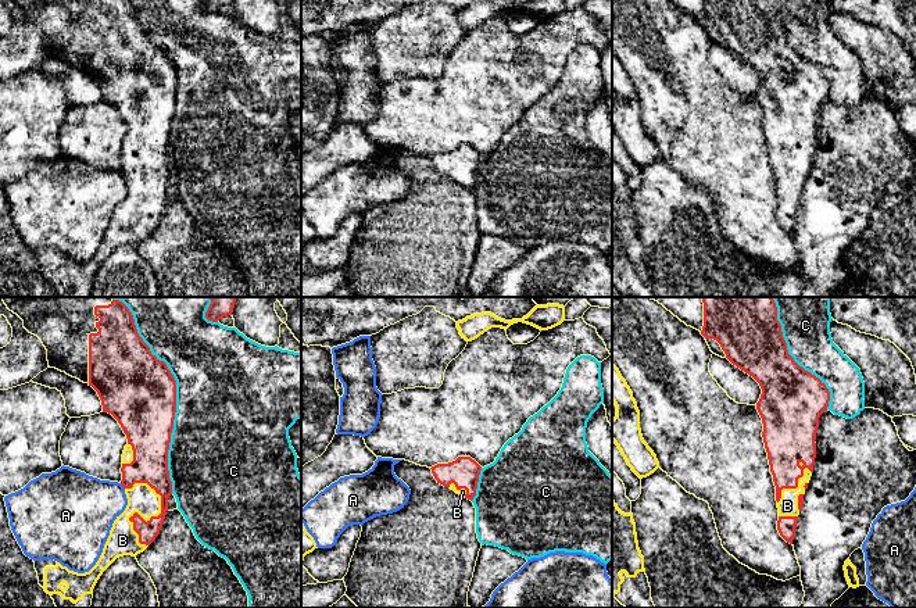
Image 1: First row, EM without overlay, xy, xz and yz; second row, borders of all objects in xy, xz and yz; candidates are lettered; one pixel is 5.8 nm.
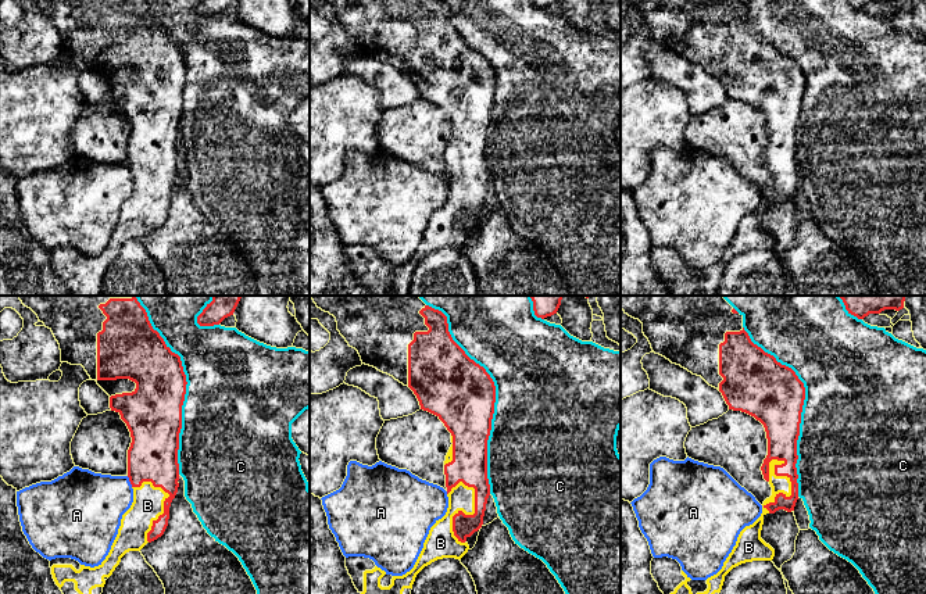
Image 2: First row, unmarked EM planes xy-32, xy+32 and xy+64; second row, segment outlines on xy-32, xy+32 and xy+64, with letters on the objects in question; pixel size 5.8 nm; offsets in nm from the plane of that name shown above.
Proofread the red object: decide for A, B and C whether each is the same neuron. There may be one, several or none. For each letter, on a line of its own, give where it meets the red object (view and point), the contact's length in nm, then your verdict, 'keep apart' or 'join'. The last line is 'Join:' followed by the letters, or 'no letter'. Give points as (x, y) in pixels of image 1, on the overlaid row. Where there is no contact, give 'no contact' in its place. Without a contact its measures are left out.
A: meets red in xy at (122, 485); contact 50 nm long; keep apart
B: meets red in xy at (150, 518); contact 380 nm long; join
C: meets red in xy at (175, 392); contact 1200 nm long; keep apart
Join: B

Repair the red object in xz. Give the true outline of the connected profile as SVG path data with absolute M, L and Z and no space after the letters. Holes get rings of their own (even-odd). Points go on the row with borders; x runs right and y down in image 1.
M458 457L452 462L437 464L430 469L437 483L444 487L470 501L476 496L482 466L470 457Z

